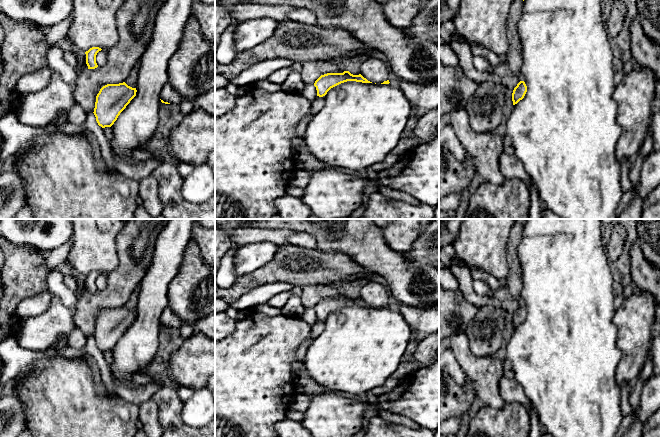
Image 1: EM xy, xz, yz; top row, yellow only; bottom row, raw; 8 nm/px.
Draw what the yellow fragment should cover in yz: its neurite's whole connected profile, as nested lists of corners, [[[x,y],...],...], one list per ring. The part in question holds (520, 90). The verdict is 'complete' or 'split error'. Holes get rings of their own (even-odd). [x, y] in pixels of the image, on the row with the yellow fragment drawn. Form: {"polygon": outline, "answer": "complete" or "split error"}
{"polygon": [[[520,81],[517,86],[514,88],[512,93],[513,105],[517,104],[522,100],[527,92],[527,86],[524,81]]], "answer": "complete"}

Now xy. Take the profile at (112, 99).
{"polygon": [[[125,82],[103,86],[96,96],[93,112],[98,125],[102,128],[111,127],[136,96],[136,92],[136,88],[128,86]]], "answer": "complete"}

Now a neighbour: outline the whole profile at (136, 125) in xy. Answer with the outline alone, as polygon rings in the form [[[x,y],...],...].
[[[165,0],[158,9],[153,27],[153,35],[138,64],[136,96],[120,113],[111,126],[113,140],[110,142],[112,153],[116,157],[132,157],[134,150],[156,139],[159,122],[160,93],[168,83],[168,63],[178,51],[186,22],[191,16],[193,0]]]

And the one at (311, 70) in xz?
[[[331,60],[306,61],[301,63],[300,75],[305,84],[314,84],[315,81],[327,73],[343,73],[344,70]]]

